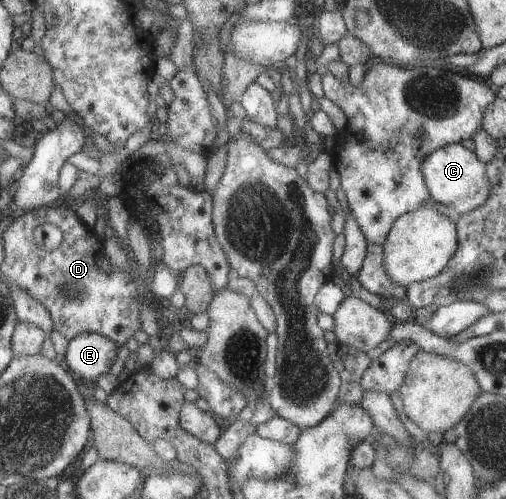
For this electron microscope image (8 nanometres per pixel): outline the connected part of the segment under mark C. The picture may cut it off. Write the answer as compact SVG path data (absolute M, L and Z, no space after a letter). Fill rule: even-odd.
M460 143L446 144L431 151L421 163L420 169L429 197L449 207L454 216L478 207L486 201L490 193L485 163L482 163L474 152L466 150Z

